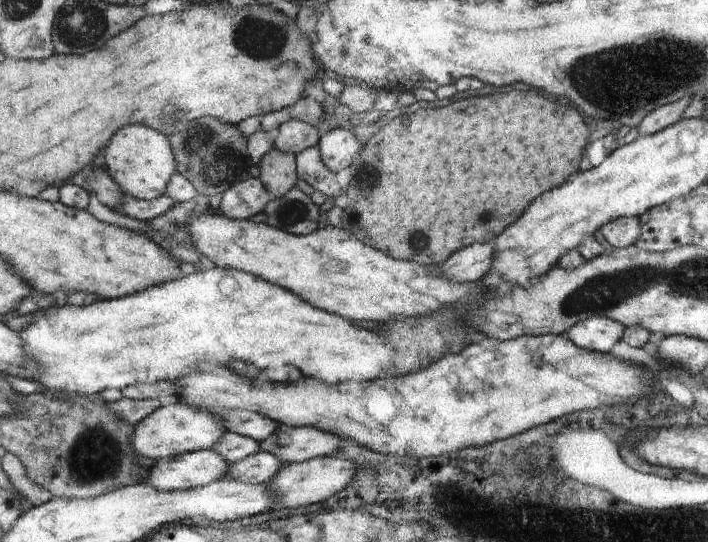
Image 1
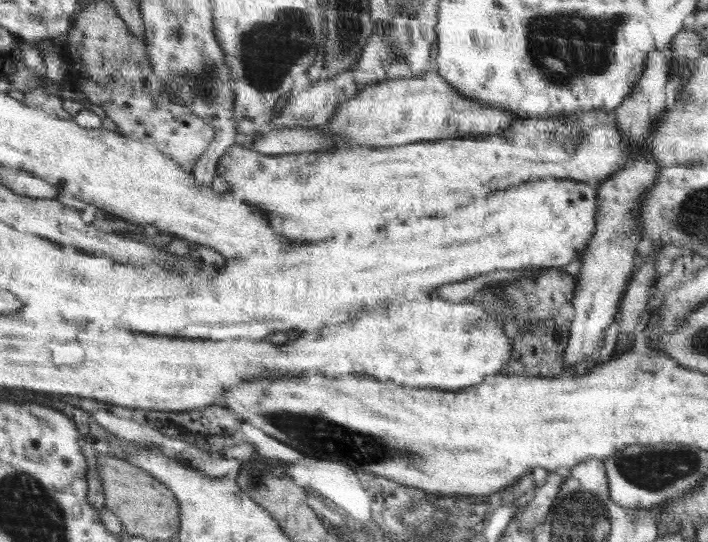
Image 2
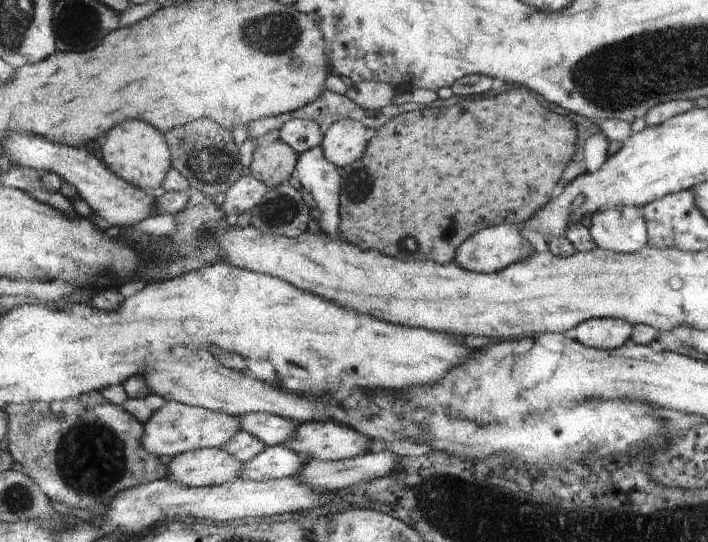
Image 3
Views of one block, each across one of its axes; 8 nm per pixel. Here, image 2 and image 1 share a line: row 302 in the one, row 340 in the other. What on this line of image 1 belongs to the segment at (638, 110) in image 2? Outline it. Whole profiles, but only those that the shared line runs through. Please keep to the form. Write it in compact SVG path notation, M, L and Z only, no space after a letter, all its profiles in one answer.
M590 317L567 330L568 338L589 351L609 353L612 346L623 338L626 327L615 319Z

